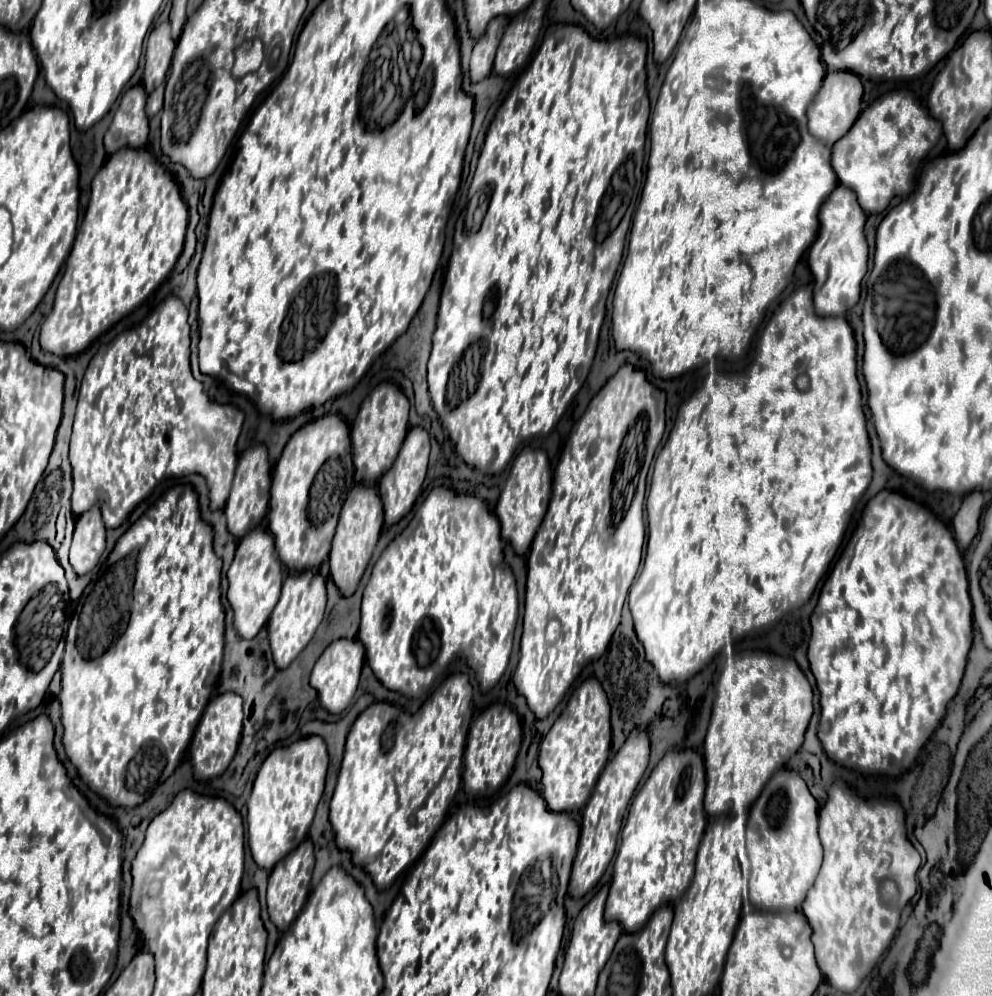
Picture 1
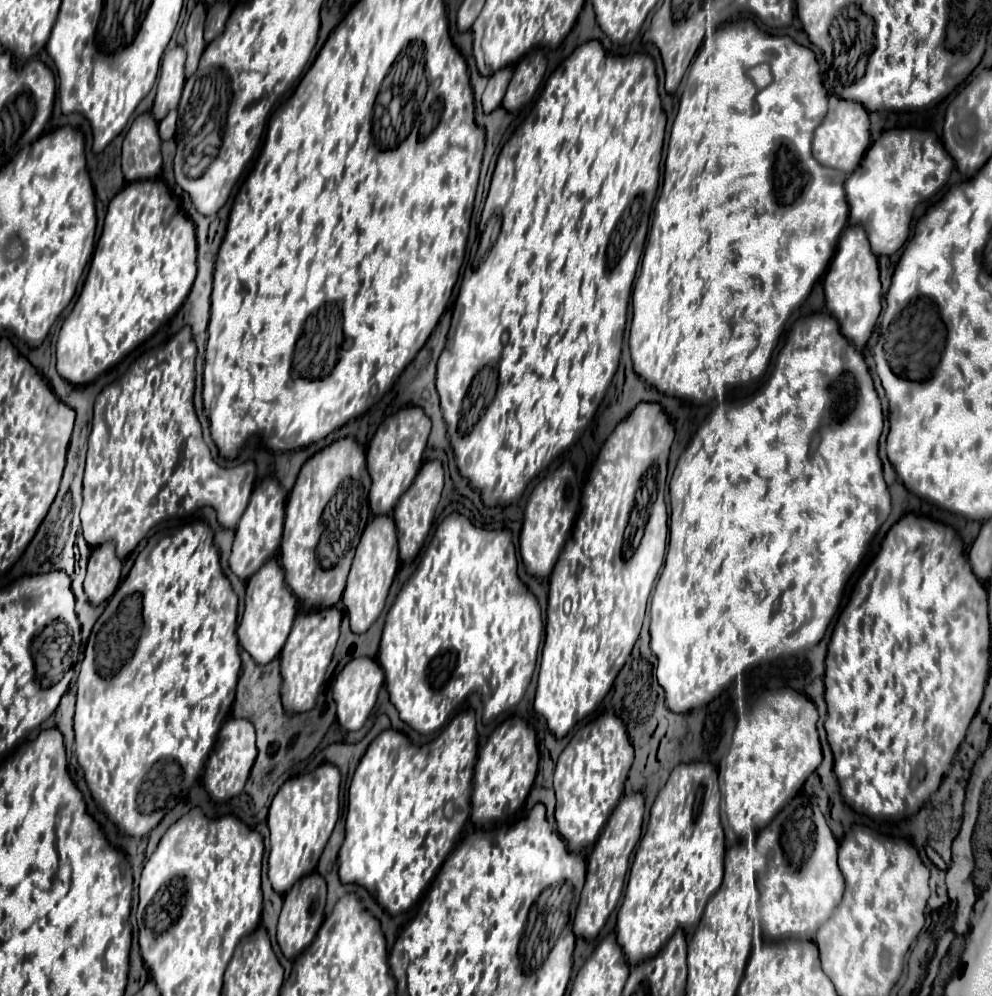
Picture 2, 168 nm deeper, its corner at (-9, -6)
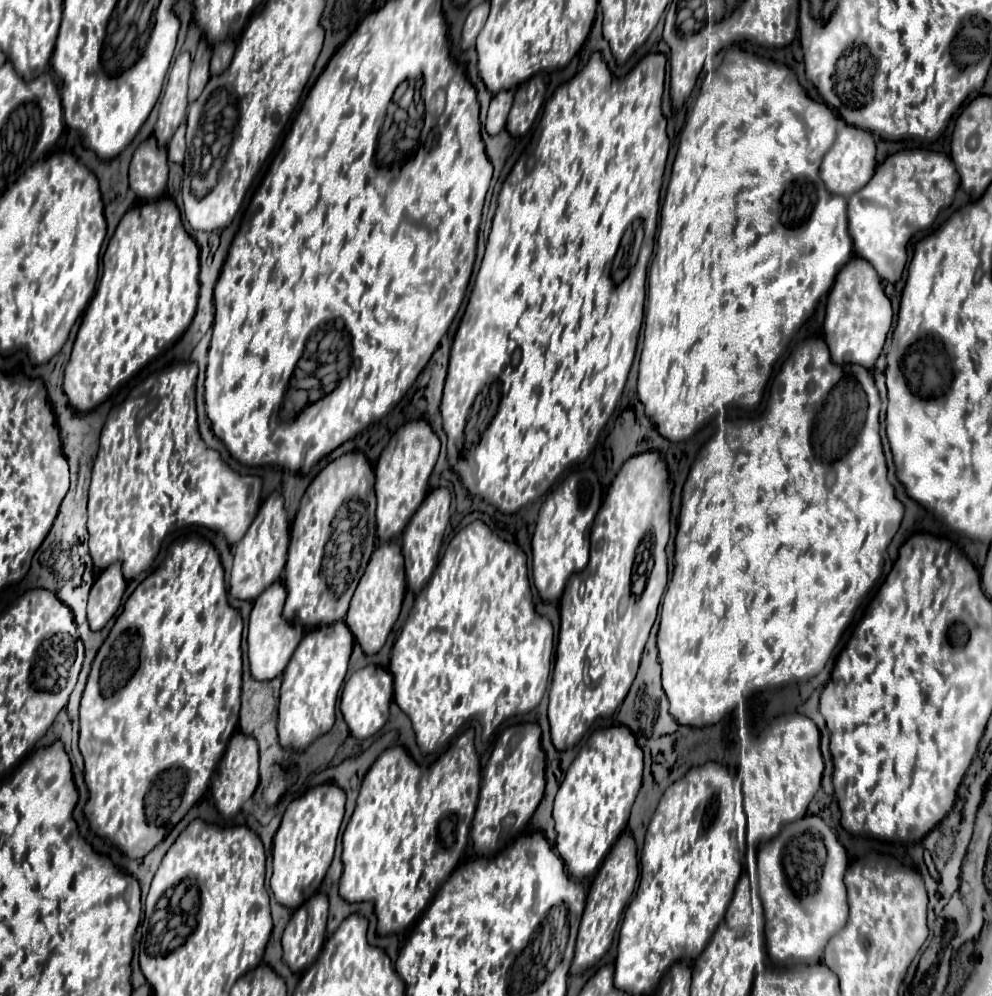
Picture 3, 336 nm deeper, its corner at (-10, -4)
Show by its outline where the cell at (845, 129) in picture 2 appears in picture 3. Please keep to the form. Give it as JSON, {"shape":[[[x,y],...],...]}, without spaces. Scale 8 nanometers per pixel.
{"shape":[[[844,123],[842,127],[838,127],[836,141],[822,159],[820,175],[822,175],[822,181],[826,183],[828,191],[848,197],[870,181],[870,175],[874,175],[874,167],[876,167],[876,145],[874,145],[872,133],[868,129]]]}

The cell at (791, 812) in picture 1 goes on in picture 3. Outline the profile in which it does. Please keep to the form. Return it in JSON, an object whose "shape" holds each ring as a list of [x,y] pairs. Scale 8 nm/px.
{"shape":[[[806,813],[802,819],[788,823],[782,831],[758,851],[758,883],[760,899],[766,917],[766,949],[776,965],[804,965],[822,961],[824,947],[832,935],[836,935],[848,919],[848,901],[844,887],[844,871],[848,867],[846,849],[838,843],[832,829],[814,813]]]}

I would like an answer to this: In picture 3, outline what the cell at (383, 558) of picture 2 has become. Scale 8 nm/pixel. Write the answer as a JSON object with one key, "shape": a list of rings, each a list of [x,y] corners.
{"shape":[[[396,541],[376,545],[366,565],[366,571],[358,581],[358,587],[354,591],[354,597],[350,601],[350,609],[346,615],[346,625],[350,627],[356,641],[362,645],[366,655],[378,653],[380,647],[384,645],[392,625],[398,619],[404,589],[406,589],[406,575],[404,575],[404,559],[402,559],[400,545]]]}

